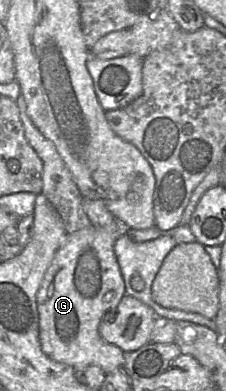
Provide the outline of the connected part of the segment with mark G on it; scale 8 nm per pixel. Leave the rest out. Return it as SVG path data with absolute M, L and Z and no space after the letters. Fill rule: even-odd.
M90 225L66 235L47 269L37 293L39 315L39 340L42 351L52 360L67 364L76 369L95 365L107 375L114 370L123 369L125 352L107 343L99 334L99 325L105 314L116 308L125 295L125 284L118 265L114 243L122 231L109 231Z

